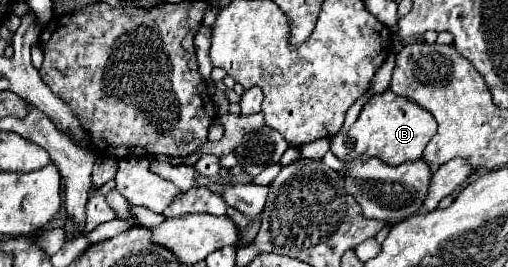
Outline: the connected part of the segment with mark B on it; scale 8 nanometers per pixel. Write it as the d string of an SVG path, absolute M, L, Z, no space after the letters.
M386 90L370 98L360 118L350 128L340 130L330 138L330 150L340 160L358 158L366 162L370 158L380 158L390 166L398 166L406 160L422 158L422 152L434 134L436 134L436 120L428 110L420 108L418 104L414 104L404 96L396 96L392 90Z

